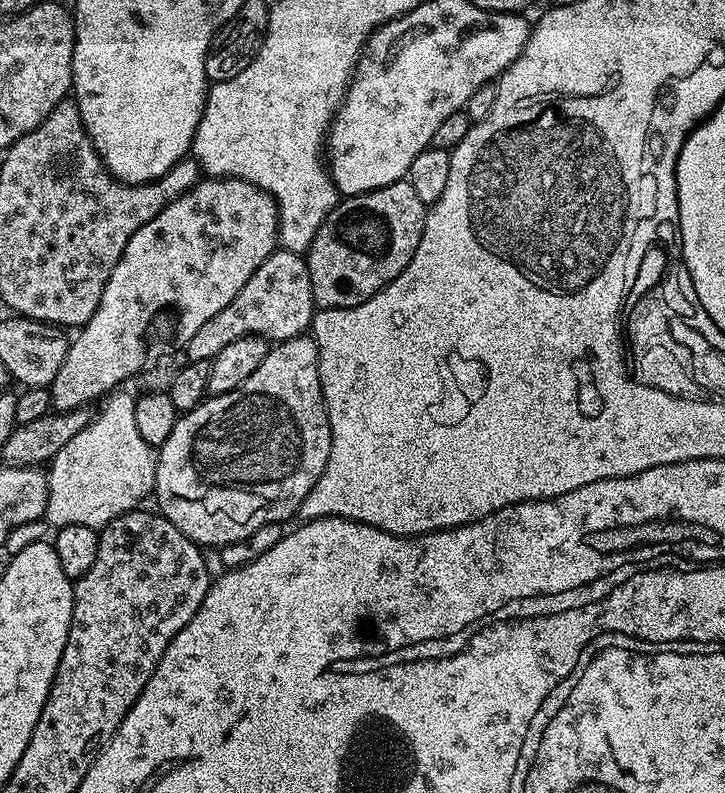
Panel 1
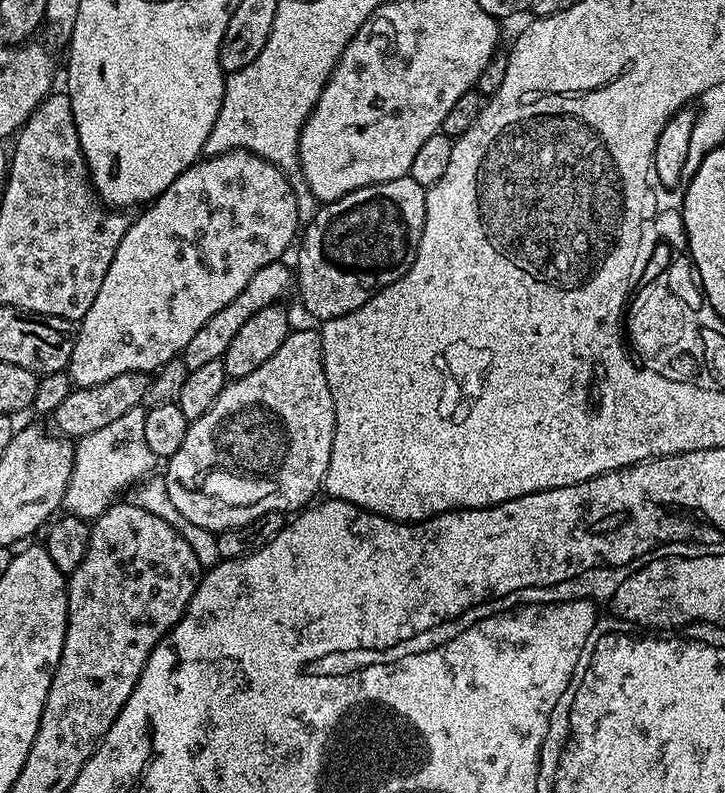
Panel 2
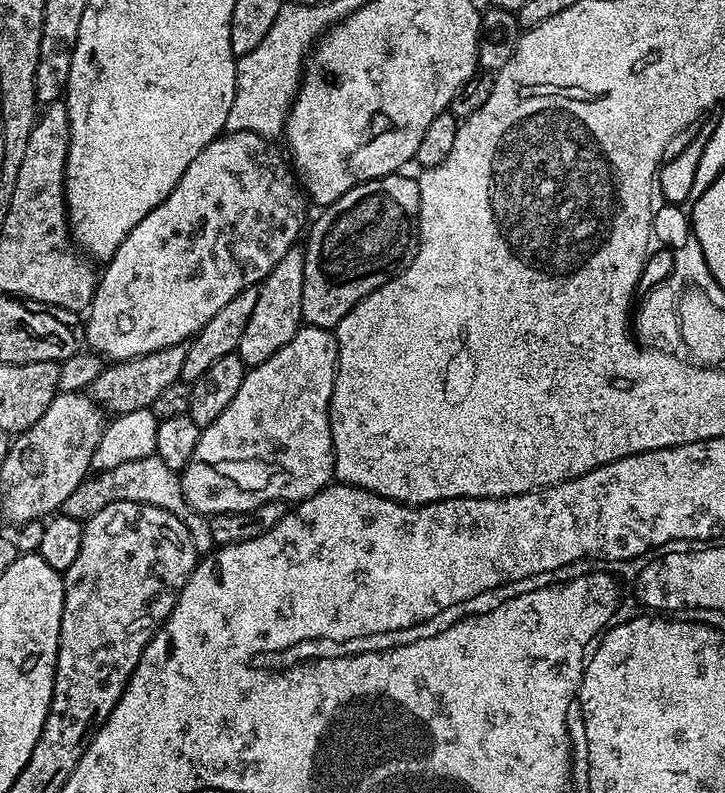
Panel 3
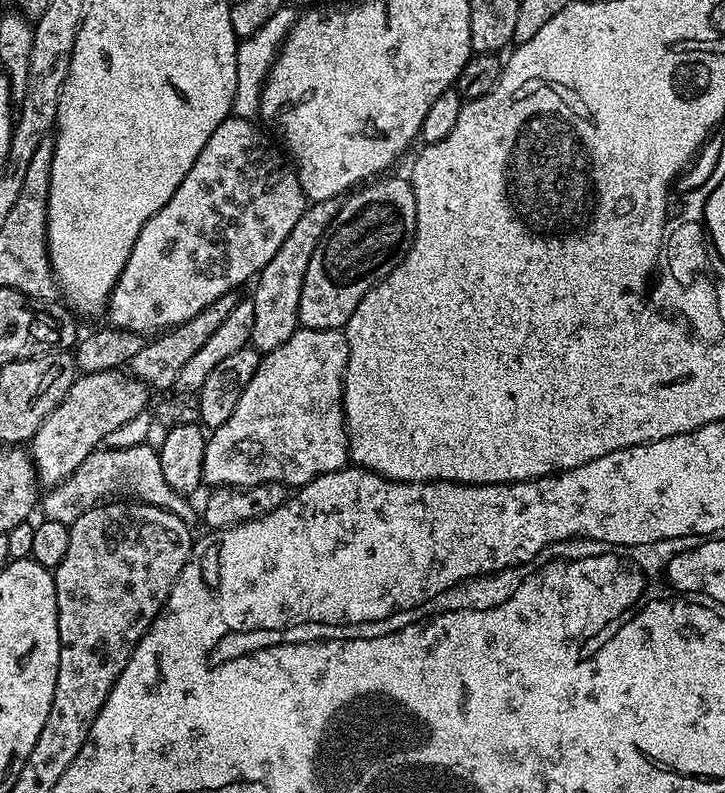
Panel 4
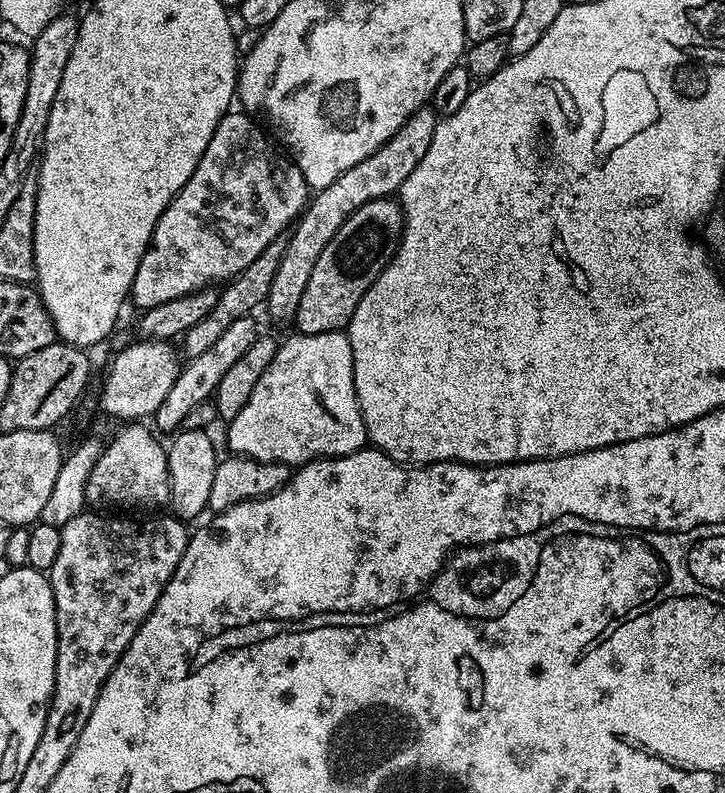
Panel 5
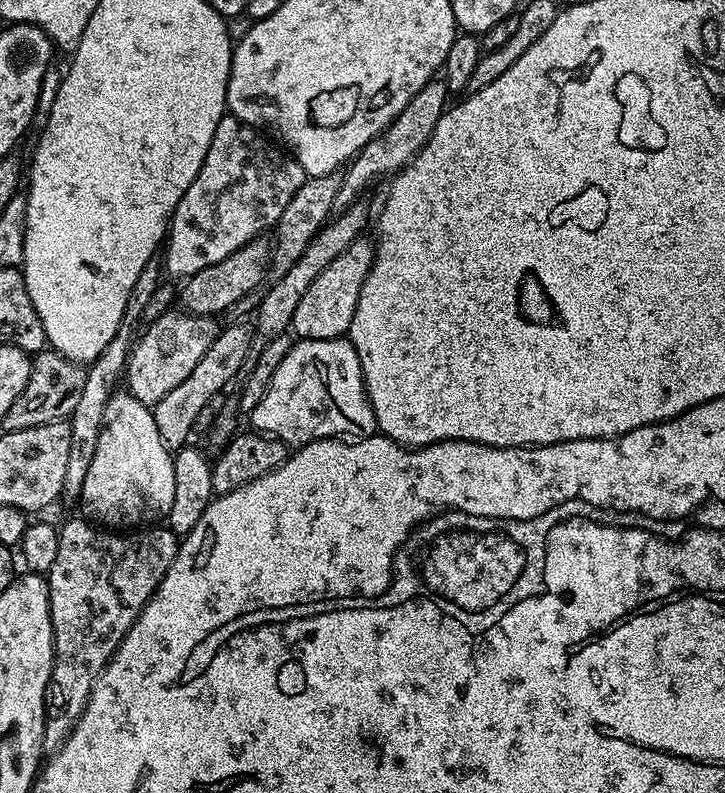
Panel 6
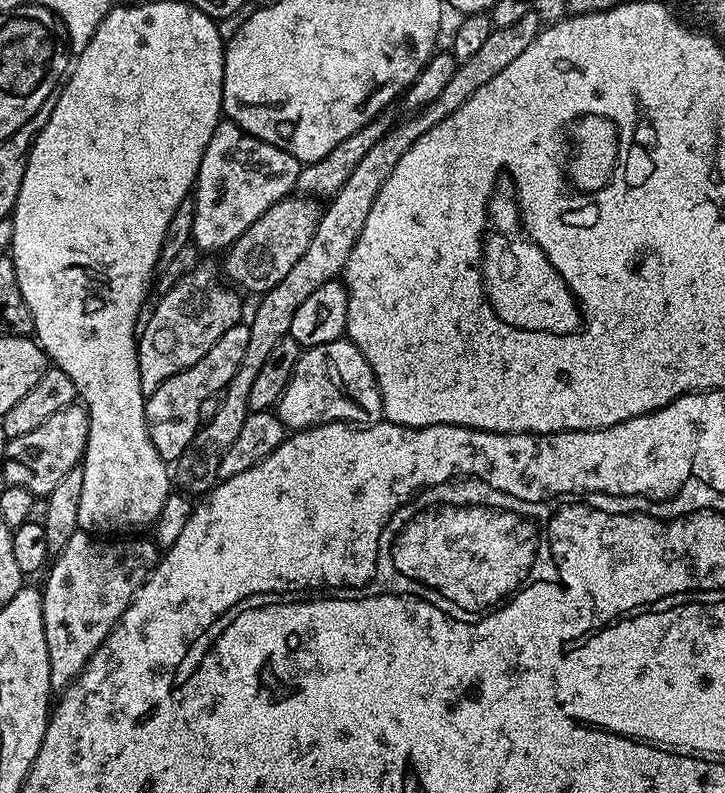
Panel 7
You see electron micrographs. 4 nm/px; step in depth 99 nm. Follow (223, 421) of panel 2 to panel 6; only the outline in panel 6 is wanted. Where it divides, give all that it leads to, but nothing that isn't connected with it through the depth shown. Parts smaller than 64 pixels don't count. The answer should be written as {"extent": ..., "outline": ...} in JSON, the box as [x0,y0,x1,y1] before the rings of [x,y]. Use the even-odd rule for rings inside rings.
{"extent":[250,339,378,446],"outline":[[[297,339],[292,349],[282,358],[278,370],[274,370],[274,378],[270,378],[270,386],[266,394],[262,394],[262,402],[254,406],[250,414],[251,427],[255,431],[272,436],[289,446],[309,444],[315,440],[337,438],[363,438],[377,435],[378,429],[372,403],[368,400],[368,391],[364,389],[362,366],[358,362],[358,354],[354,350],[351,339],[339,340],[302,340]],[[296,396],[305,396],[312,403],[312,428],[304,424],[300,416],[296,416]]]}

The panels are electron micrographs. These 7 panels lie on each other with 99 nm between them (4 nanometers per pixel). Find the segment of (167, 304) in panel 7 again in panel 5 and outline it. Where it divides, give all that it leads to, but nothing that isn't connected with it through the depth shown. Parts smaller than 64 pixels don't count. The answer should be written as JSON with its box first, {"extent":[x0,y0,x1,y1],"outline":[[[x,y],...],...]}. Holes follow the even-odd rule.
{"extent":[99,340,182,422],"outline":[[[141,340],[124,348],[112,360],[108,368],[108,377],[104,380],[104,389],[100,392],[99,410],[105,417],[120,422],[140,422],[152,418],[159,406],[170,393],[182,369],[182,360],[167,340]]]}

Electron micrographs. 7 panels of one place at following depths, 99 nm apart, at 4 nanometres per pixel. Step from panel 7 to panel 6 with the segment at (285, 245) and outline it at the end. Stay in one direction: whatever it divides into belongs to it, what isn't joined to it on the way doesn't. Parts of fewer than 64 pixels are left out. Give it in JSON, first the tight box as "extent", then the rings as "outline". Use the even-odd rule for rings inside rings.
{"extent":[179,238,272,317],"outline":[[[264,238],[251,240],[246,246],[234,250],[230,258],[222,258],[222,262],[214,262],[214,266],[206,266],[206,270],[198,270],[198,274],[187,277],[180,288],[179,307],[194,316],[219,317],[219,312],[235,309],[242,298],[255,293],[256,287],[264,280],[264,272],[269,271],[272,245]]]}

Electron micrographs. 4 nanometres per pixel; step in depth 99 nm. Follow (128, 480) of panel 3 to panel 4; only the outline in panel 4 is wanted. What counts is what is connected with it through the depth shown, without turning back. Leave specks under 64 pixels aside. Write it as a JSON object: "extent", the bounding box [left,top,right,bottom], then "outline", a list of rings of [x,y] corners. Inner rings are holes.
{"extent":[40,444,200,527],"outline":[[[147,444],[126,448],[96,448],[86,458],[70,478],[49,489],[41,499],[40,508],[43,517],[54,522],[71,526],[74,521],[118,492],[135,494],[137,501],[156,505],[182,518],[185,525],[193,527],[199,523],[200,514],[183,493],[178,493],[163,477],[161,460],[157,449]]]}

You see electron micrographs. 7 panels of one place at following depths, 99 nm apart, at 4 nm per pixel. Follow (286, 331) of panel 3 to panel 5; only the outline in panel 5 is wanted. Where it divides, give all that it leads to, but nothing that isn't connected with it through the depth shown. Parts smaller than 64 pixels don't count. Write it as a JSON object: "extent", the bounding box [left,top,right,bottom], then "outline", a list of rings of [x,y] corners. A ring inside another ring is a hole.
{"extent":[266,106,438,321],"outline":[[[431,106],[419,108],[407,122],[370,158],[362,158],[358,166],[350,166],[330,186],[319,189],[309,199],[305,209],[300,213],[298,221],[287,237],[288,245],[282,254],[282,262],[278,262],[278,274],[270,282],[270,292],[266,301],[266,309],[276,320],[295,321],[298,302],[302,302],[302,294],[306,291],[306,282],[310,282],[310,274],[314,270],[314,262],[318,262],[318,254],[326,250],[330,238],[358,210],[358,206],[366,206],[366,202],[374,202],[399,193],[401,186],[414,174],[414,166],[422,162],[426,150],[430,150],[430,142],[434,142],[434,130],[438,117]]]}

